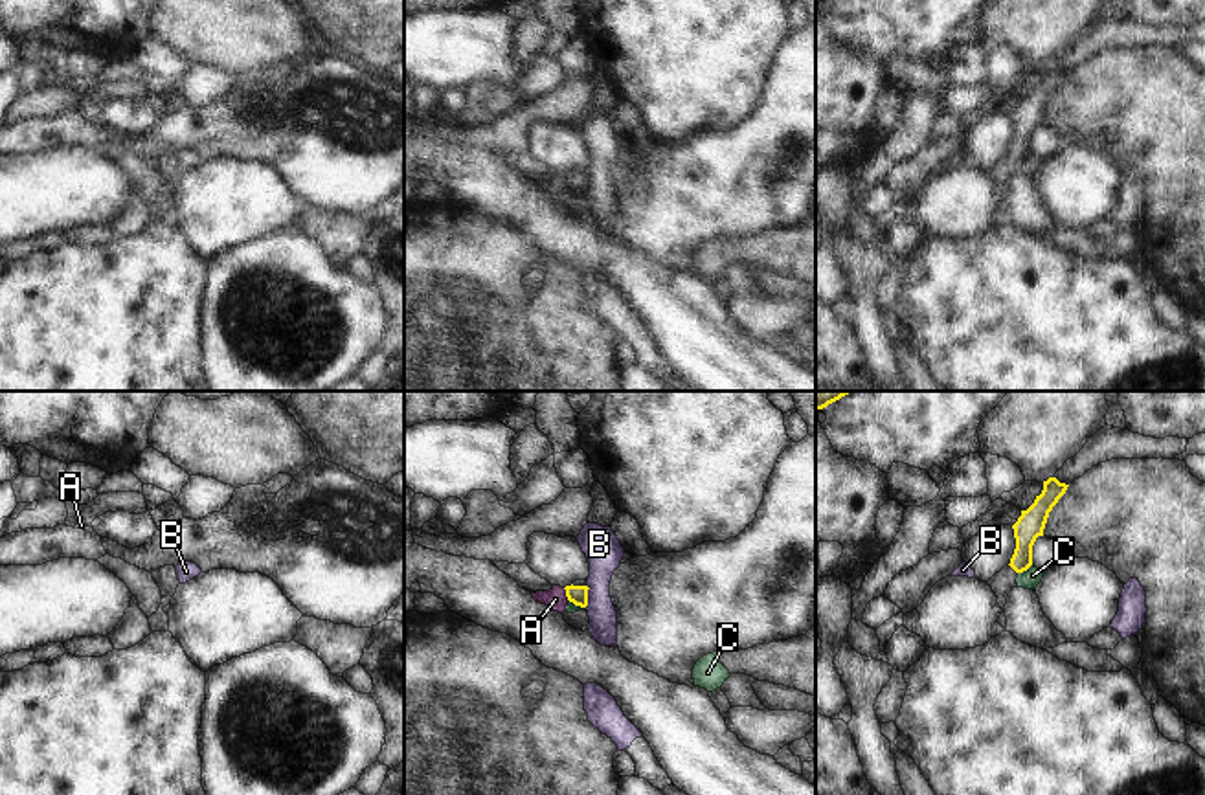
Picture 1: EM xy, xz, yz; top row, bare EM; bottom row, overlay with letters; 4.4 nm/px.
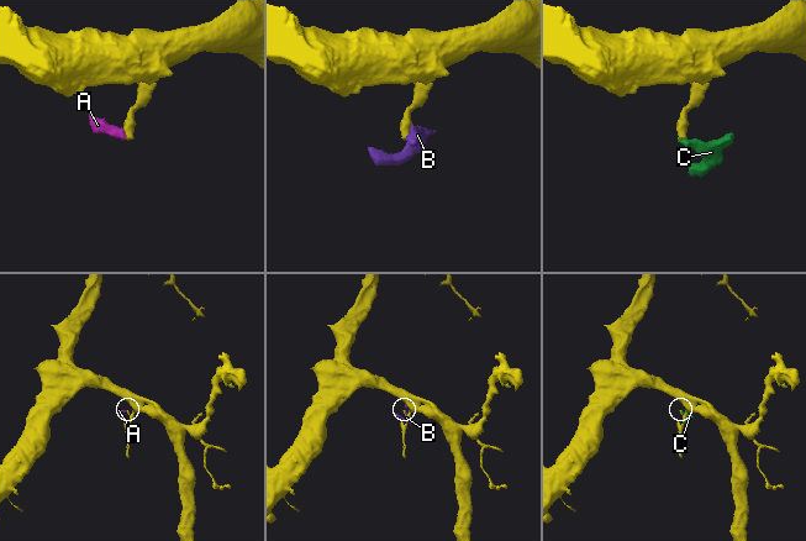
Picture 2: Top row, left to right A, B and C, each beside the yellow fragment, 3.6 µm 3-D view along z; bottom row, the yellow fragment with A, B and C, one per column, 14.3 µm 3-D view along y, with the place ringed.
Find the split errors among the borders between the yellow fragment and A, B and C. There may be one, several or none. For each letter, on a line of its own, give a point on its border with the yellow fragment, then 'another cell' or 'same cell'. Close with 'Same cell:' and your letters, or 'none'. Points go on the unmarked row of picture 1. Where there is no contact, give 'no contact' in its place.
A: xz (566, 182) | another cell
B: xz (586, 186) | another cell
C: yz (1024, 158) | another cell
Same cell: none

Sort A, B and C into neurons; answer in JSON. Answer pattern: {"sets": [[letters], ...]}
{"sets": [["A", "C"], ["B"]]}

